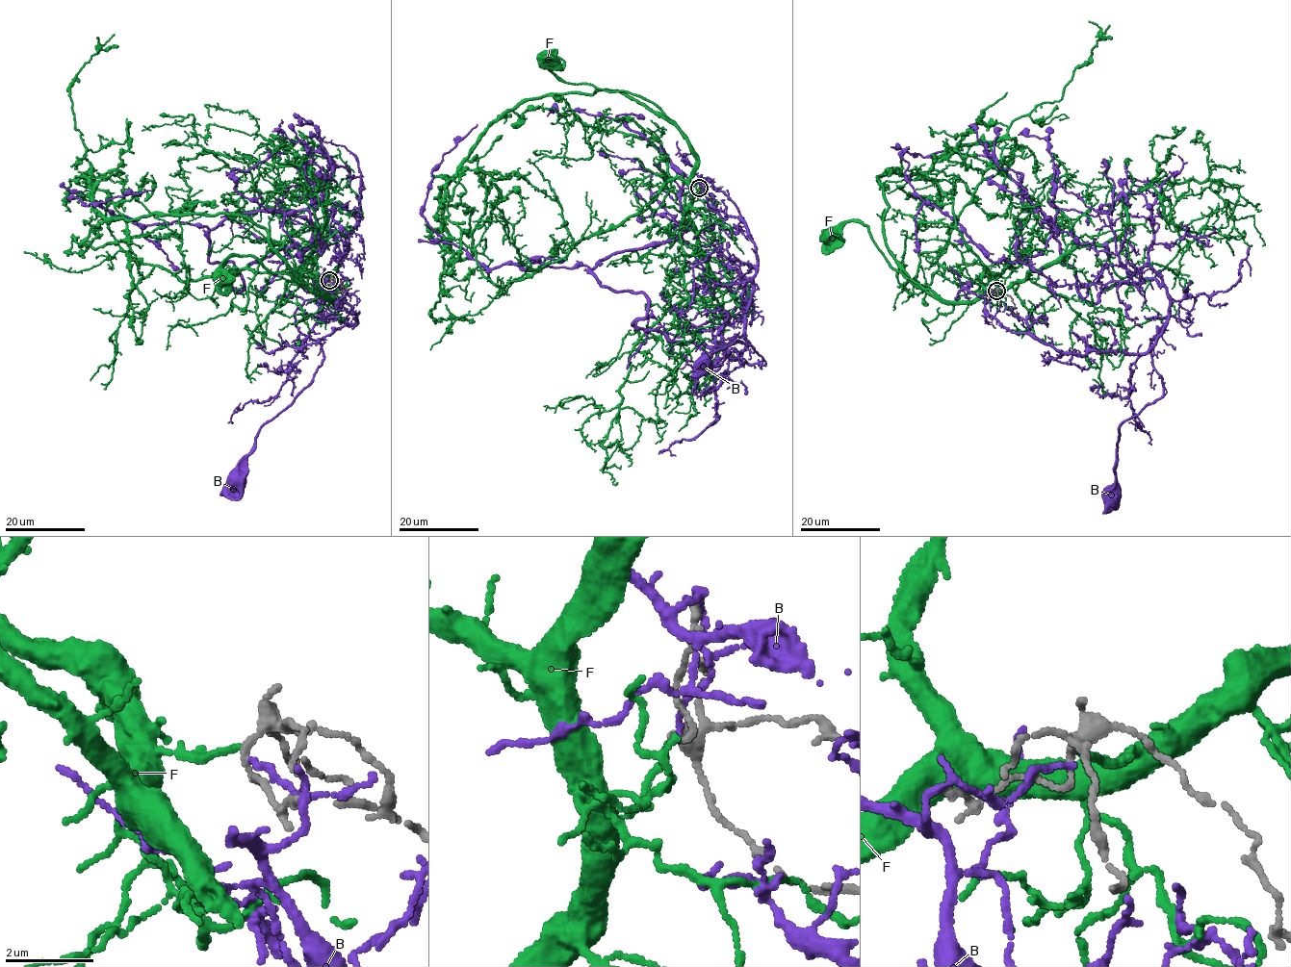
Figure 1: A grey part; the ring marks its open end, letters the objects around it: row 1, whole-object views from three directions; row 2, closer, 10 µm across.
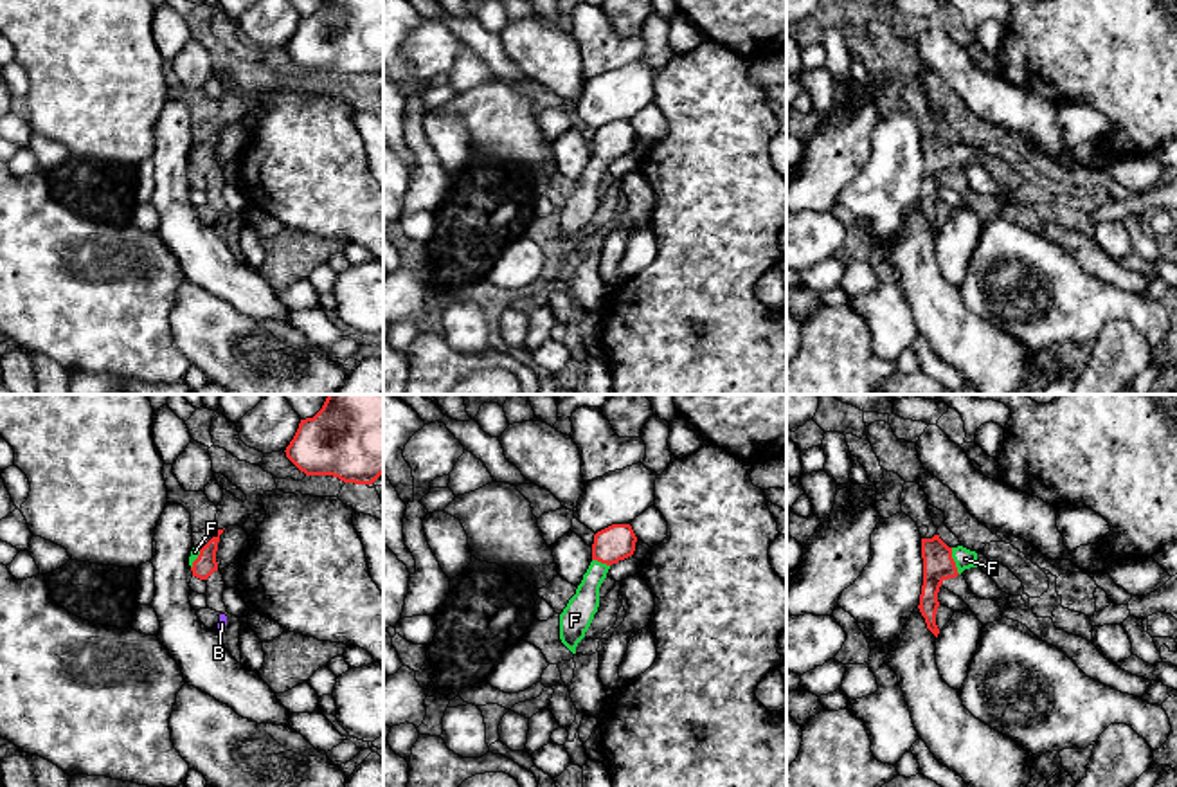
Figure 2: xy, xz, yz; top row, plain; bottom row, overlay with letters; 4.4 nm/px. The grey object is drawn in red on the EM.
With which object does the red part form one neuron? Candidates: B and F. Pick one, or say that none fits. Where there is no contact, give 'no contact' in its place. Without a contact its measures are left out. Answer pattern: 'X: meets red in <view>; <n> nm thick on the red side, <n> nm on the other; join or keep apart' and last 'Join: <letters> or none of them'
B: no contact; keep apart
F: meets red in yz; 140 nm thick on the red side, 90 nm on the other; join
Join: F

